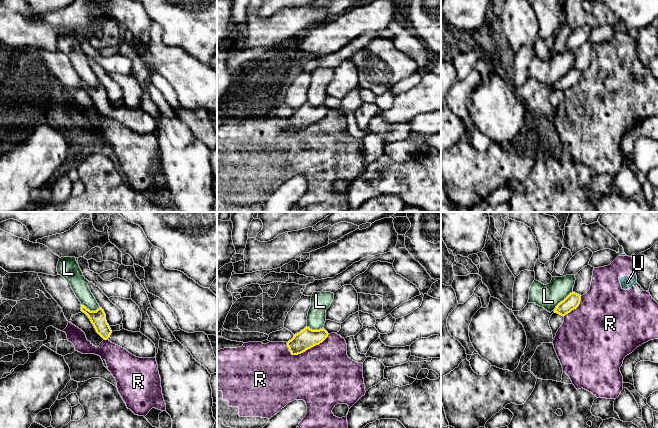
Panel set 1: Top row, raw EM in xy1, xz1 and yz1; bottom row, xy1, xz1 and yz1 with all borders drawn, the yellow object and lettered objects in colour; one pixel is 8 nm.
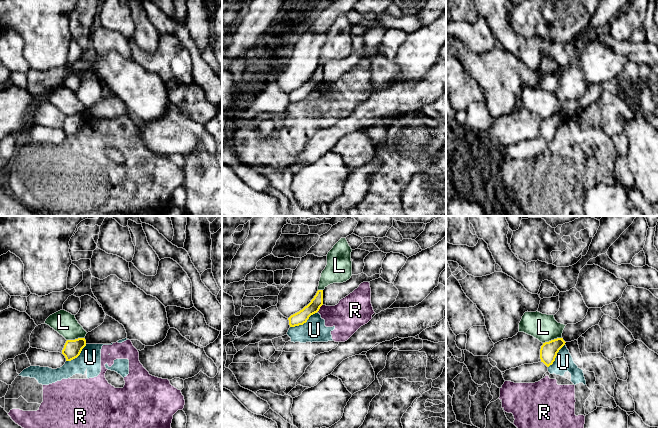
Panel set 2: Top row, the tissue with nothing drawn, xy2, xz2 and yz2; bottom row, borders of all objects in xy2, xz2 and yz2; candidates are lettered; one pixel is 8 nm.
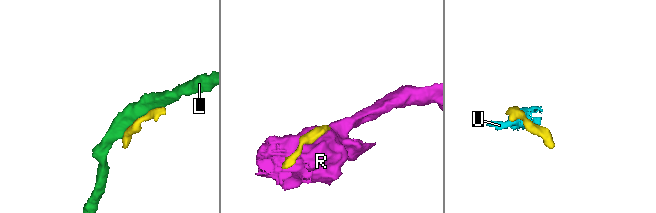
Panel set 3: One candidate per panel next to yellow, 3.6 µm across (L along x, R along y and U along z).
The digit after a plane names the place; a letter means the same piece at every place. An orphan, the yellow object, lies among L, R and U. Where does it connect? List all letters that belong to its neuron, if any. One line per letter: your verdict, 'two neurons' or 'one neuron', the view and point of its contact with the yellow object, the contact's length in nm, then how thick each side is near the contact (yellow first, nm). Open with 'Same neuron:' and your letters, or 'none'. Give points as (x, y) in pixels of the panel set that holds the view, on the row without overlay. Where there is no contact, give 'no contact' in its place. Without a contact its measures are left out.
Same neuron: none
L: two neurons; contact yz1 (563, 76); length 220 nm; calibres 120 and 190 nm
R: two neurons; contact xz1 (306, 125); length 360 nm; calibres 160 and 480 nm
U: two neurons; contact xz2 (304, 98); length 260 nm; calibres 110 and 190 nm

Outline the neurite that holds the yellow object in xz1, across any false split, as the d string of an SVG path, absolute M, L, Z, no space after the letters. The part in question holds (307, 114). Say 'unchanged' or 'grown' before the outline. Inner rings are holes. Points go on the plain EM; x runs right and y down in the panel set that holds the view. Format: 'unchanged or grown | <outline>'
unchanged | M306 102L287 118L287 122L292 131L298 131L322 119L328 111L328 108L324 104L312 106Z

